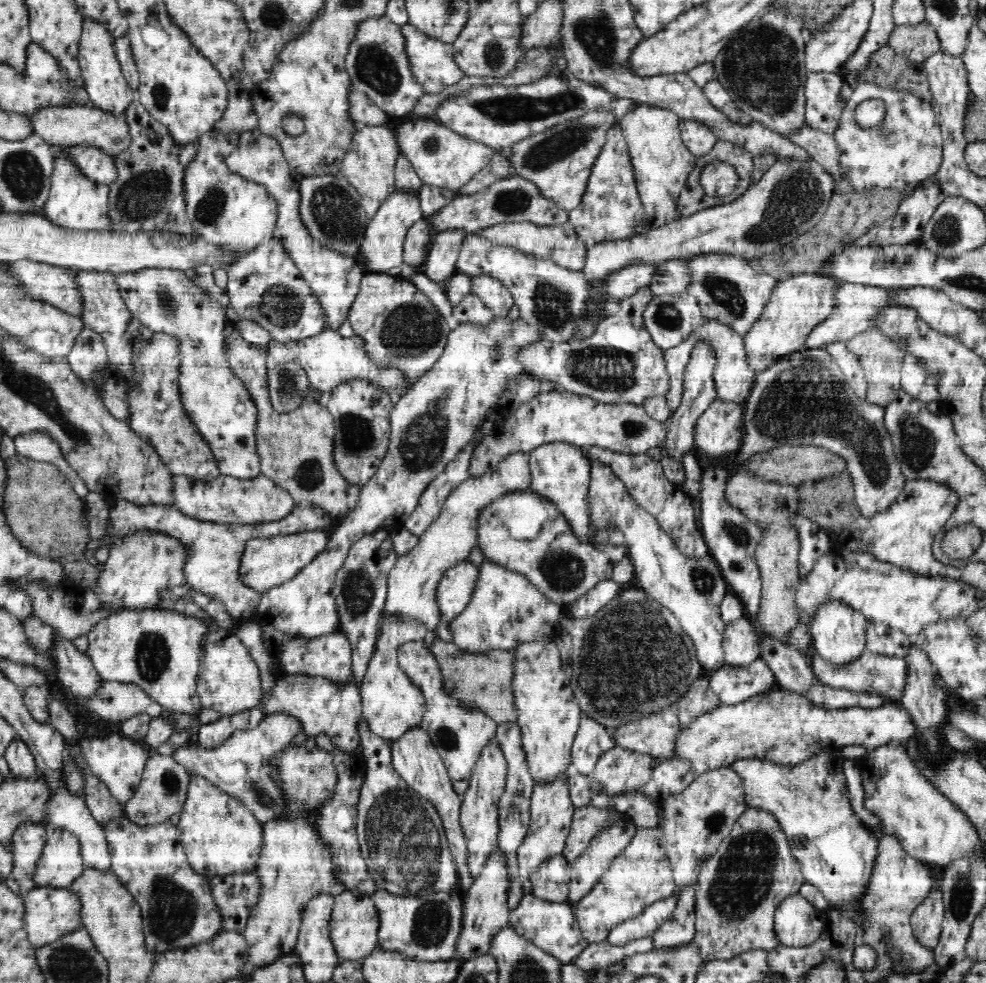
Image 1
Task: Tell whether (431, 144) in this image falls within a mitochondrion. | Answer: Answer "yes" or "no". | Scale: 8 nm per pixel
yes

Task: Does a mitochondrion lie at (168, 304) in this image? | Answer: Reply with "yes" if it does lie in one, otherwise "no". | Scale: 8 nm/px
yes

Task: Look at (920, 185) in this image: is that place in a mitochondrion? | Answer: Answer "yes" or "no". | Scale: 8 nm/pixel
no

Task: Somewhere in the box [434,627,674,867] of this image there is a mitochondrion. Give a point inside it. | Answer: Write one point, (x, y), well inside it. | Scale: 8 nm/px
(513, 806)

